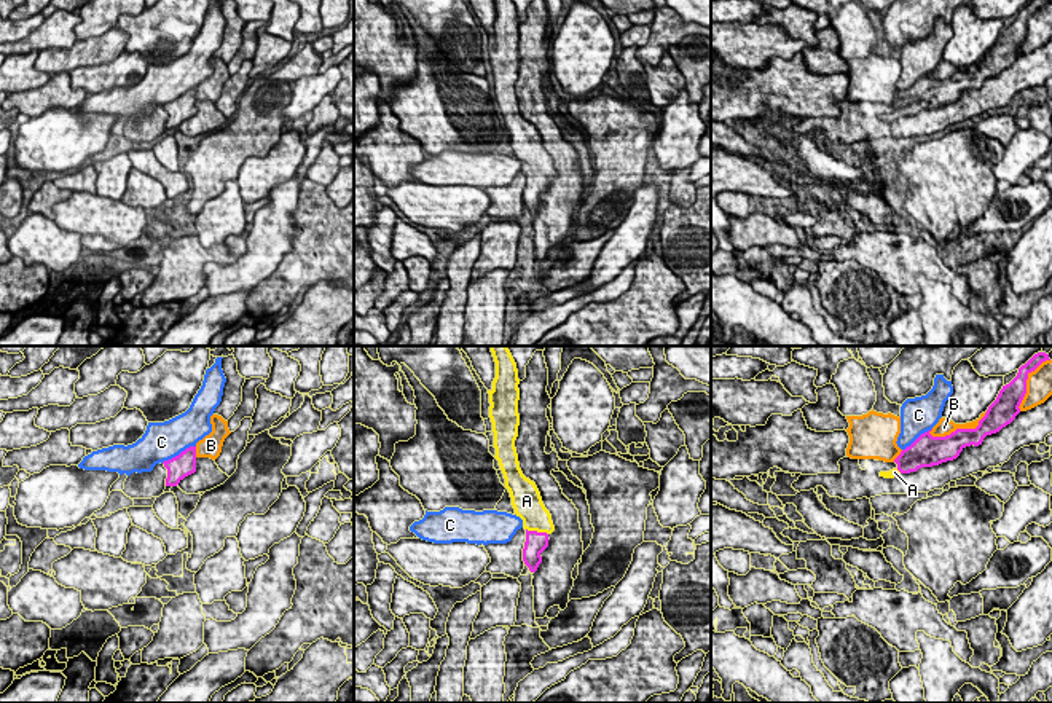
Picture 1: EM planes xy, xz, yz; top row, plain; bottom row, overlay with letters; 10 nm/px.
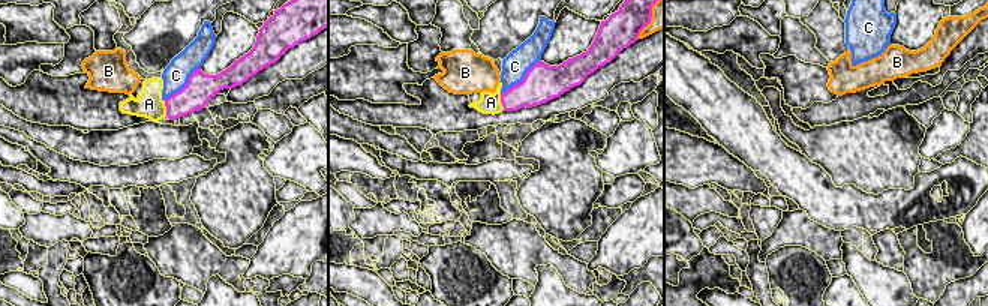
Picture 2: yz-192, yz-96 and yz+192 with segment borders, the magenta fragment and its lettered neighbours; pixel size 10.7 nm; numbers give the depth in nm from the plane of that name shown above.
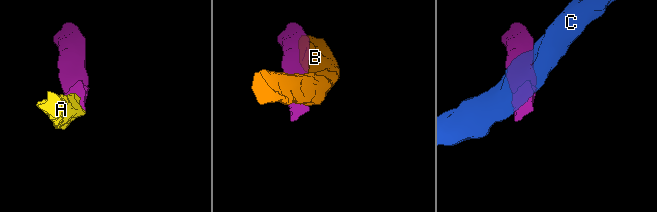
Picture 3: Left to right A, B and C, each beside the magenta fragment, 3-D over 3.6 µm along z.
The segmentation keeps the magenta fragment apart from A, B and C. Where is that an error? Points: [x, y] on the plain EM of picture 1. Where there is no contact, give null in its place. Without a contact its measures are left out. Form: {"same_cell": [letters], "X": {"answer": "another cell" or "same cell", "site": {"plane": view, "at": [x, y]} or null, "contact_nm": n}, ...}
{"same_cell": ["A"], "A": {"answer": "same cell", "site": {"plane": "xz", "at": [536, 174]}, "contact_nm": 240}, "B": {"answer": "another cell", "site": {"plane": "yz", "at": [958, 72]}, "contact_nm": 650}, "C": {"answer": "another cell", "site": {"plane": "xy", "at": [179, 98]}, "contact_nm": 400}}

